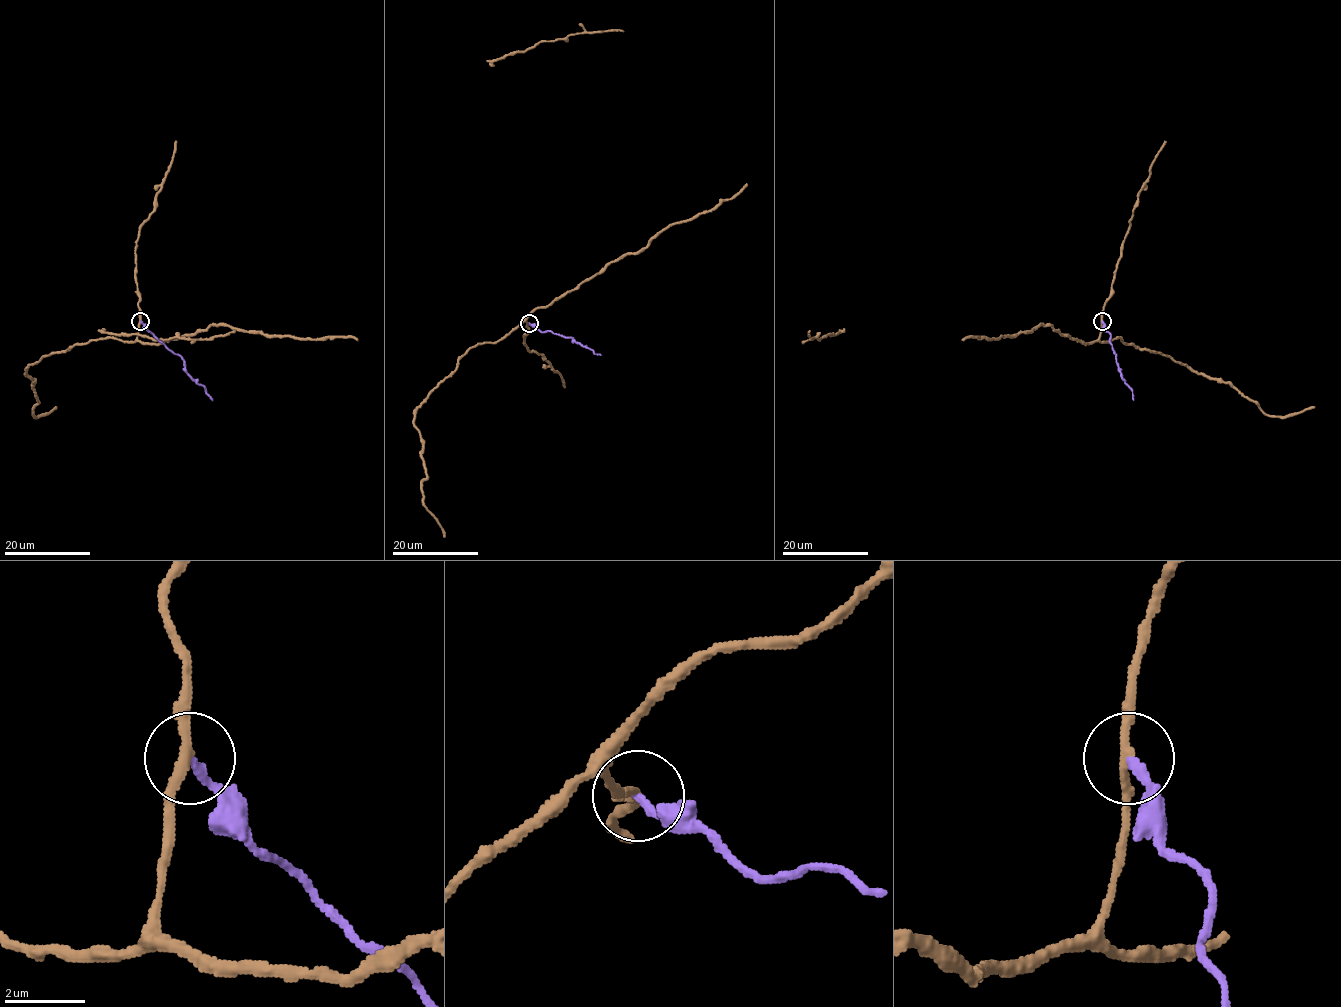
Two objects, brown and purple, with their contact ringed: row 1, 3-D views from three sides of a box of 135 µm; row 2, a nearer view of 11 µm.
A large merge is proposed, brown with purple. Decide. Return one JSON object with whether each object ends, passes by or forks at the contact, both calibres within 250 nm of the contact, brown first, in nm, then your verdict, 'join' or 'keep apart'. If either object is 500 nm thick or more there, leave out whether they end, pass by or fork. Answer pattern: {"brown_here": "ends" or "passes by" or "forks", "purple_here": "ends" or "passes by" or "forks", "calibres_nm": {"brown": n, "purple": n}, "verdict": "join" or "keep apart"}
{"brown_here": "passes by", "purple_here": "ends", "calibres_nm": {"brown": 220, "purple": 220}, "verdict": "keep apart"}

